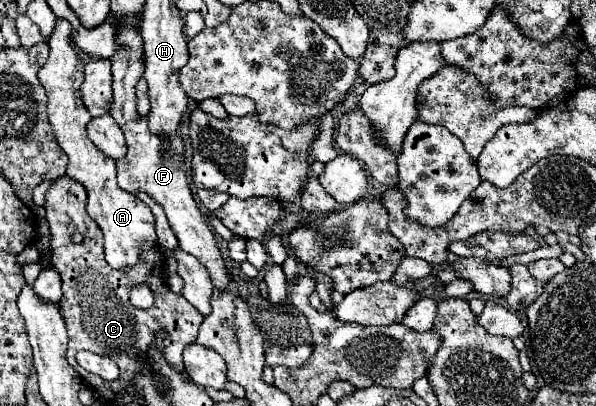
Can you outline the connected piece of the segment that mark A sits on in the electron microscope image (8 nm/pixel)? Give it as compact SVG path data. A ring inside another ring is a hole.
M56 18L56 28L48 40L50 56L44 66L38 70L40 84L48 96L48 122L54 128L56 140L60 148L68 154L68 170L66 174L80 182L88 192L88 214L104 232L104 248L106 248L106 262L112 268L126 268L138 264L140 250L156 246L156 230L154 230L154 214L150 208L132 196L130 192L122 190L116 182L116 164L112 158L104 158L100 150L92 144L86 136L86 124L90 122L90 114L80 98L80 86L84 82L84 62L76 52L76 46L70 42L70 24L62 18Z

